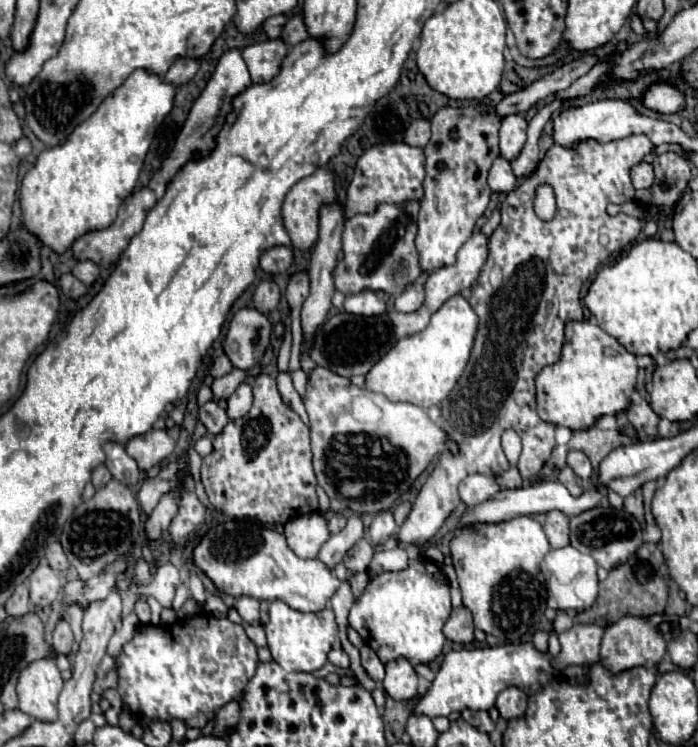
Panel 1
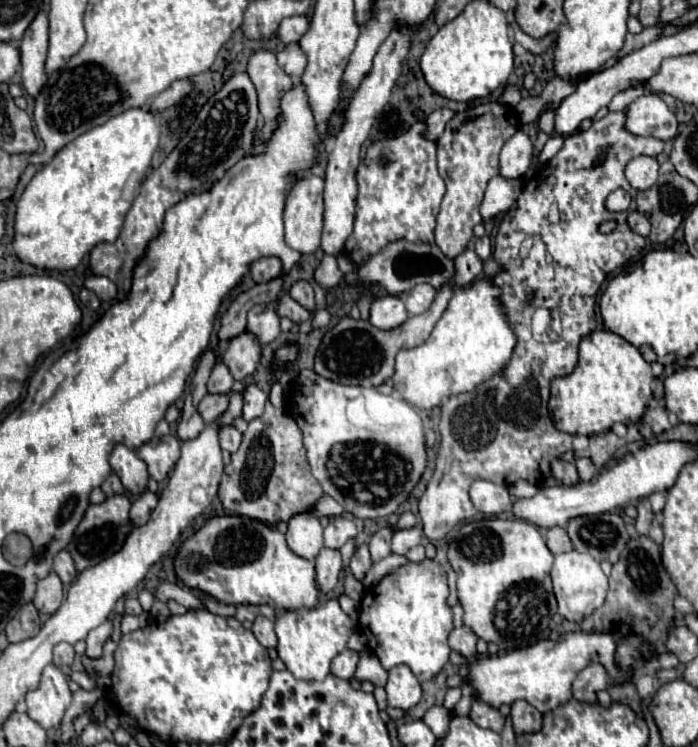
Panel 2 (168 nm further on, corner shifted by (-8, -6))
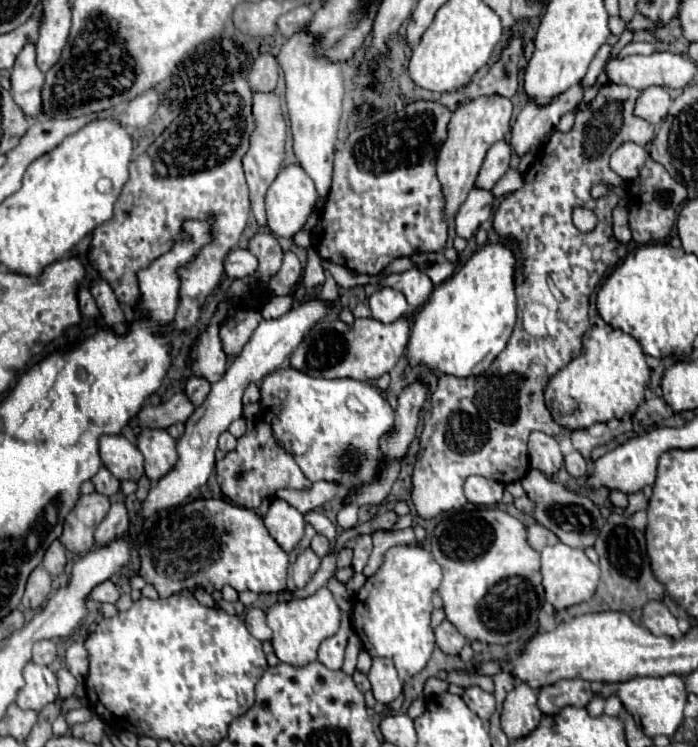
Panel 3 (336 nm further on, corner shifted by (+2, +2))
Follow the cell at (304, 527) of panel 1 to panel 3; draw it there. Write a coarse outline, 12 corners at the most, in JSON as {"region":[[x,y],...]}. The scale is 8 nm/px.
{"region":[[281,498],[265,526],[285,552],[305,536],[305,516]]}

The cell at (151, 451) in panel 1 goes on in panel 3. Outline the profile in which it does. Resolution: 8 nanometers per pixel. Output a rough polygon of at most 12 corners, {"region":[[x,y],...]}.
{"region":[[143,428],[137,448],[145,474],[157,482],[177,462],[163,428]]}

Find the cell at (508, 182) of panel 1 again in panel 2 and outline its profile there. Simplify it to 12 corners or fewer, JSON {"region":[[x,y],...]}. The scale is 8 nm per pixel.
{"region":[[495,176],[479,206],[483,222],[515,204],[523,180]]}

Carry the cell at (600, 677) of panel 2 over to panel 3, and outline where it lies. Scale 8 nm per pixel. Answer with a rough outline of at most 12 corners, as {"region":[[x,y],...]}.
{"region":[[559,680],[537,692],[541,712],[587,706],[591,684]]}

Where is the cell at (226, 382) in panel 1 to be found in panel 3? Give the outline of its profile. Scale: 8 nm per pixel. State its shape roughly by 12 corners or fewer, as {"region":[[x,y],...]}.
{"region":[[185,392],[145,406],[133,424],[169,428],[195,410]]}

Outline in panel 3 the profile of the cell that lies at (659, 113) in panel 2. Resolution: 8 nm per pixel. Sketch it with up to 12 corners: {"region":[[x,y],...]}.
{"region":[[665,88],[639,94],[633,114],[659,124],[671,100]]}

